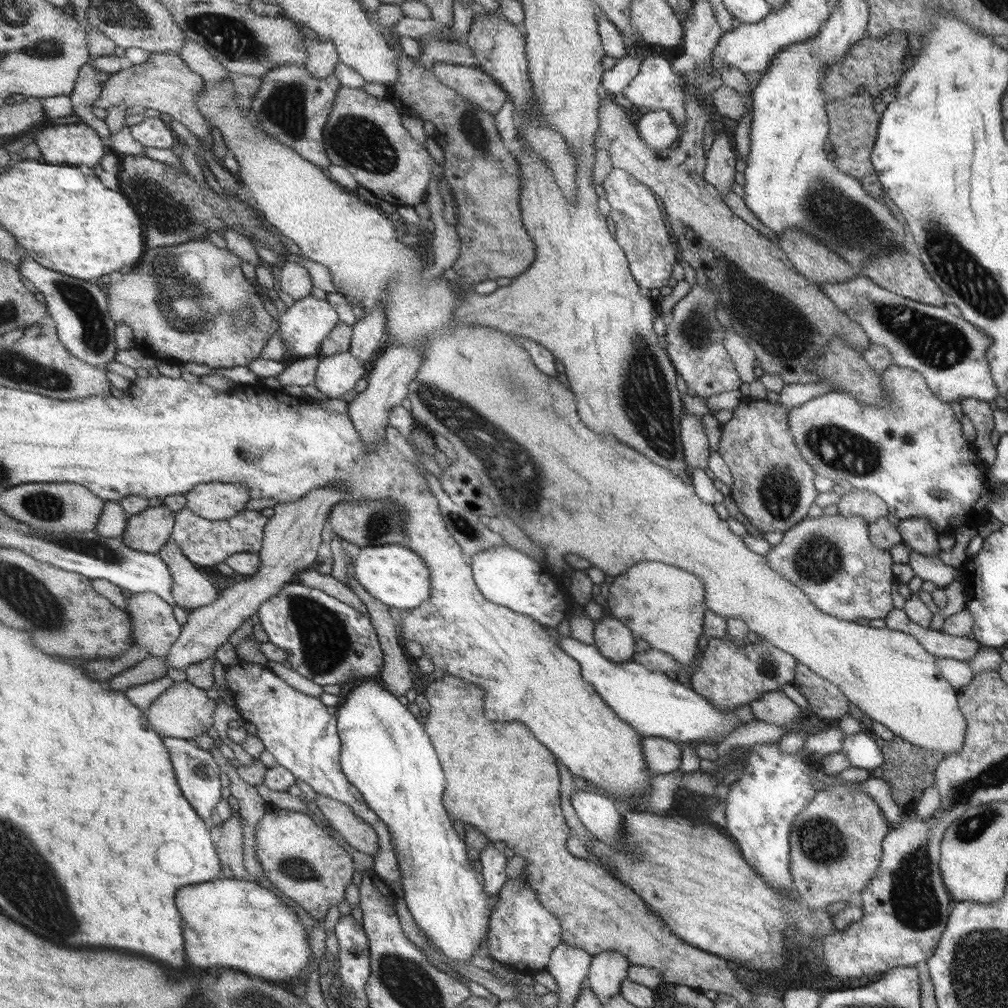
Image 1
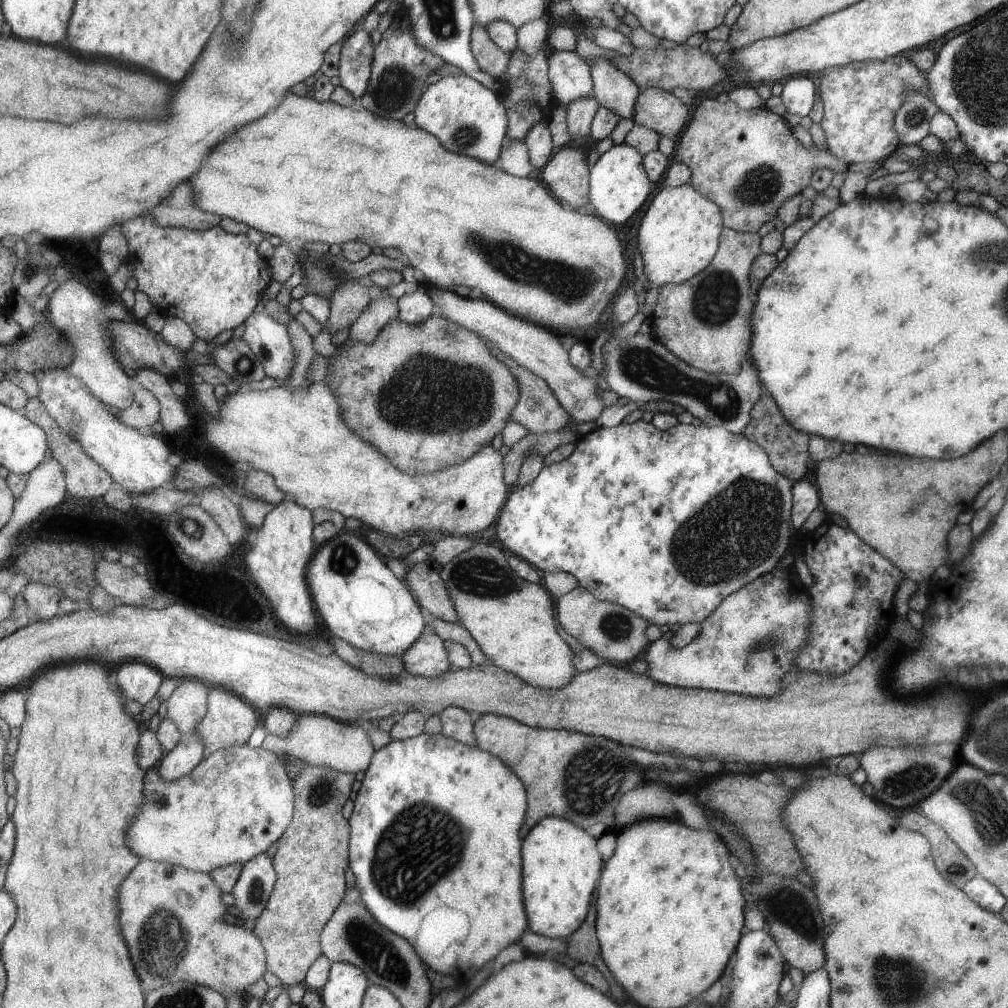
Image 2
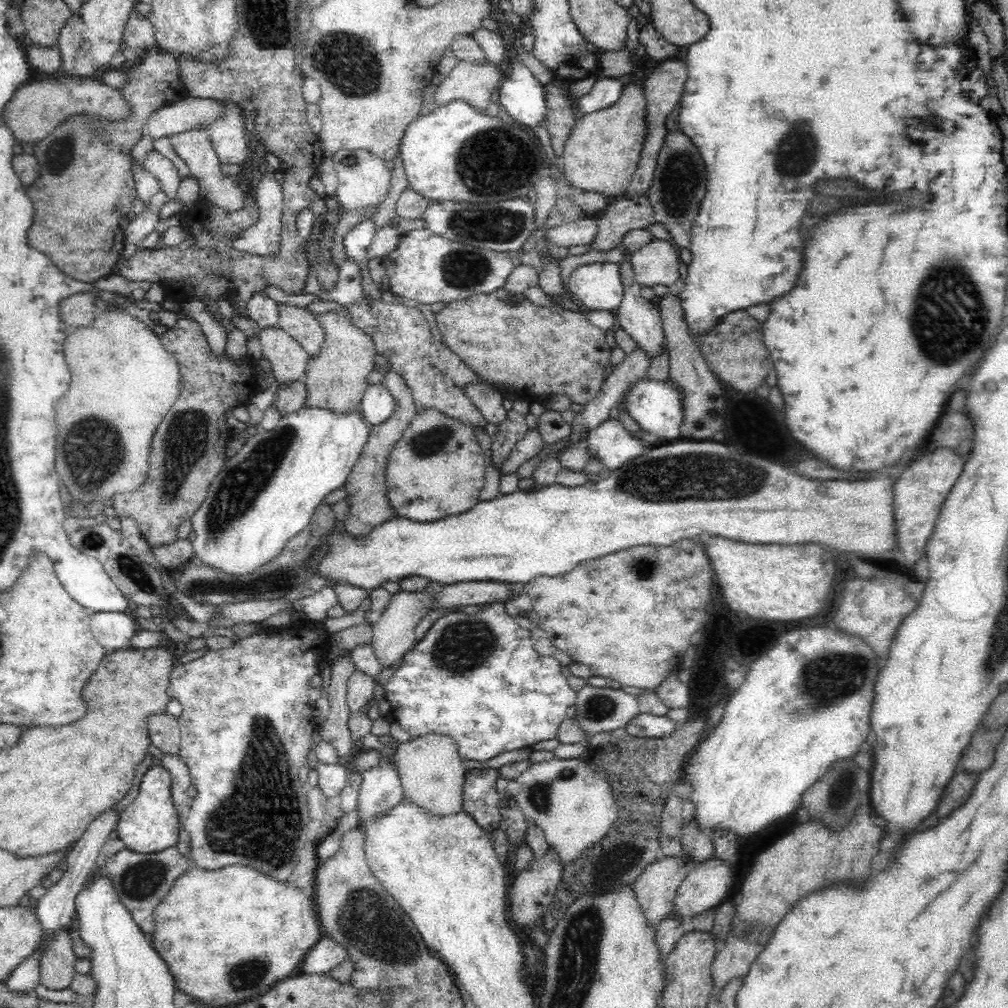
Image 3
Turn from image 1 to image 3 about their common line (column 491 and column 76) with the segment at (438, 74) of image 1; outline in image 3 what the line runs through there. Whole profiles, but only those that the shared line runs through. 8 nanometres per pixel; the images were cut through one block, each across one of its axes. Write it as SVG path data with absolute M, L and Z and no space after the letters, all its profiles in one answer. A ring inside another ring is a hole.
M76 77L60 78L60 80L44 80L44 82L36 82L36 84L30 84L23 88L22 86L16 90L15 95L3 108L2 119L4 119L4 125L11 129L12 135L14 135L17 143L37 143L52 134L53 130L56 130L62 122L66 121L70 116L74 116L77 113L84 113L87 116L102 116L103 120L119 121L124 117L127 117L129 113L129 104L122 99L121 92L118 92L116 88L111 88L106 84L98 84L96 80L90 80L90 77L82 77L82 80L78 80Z

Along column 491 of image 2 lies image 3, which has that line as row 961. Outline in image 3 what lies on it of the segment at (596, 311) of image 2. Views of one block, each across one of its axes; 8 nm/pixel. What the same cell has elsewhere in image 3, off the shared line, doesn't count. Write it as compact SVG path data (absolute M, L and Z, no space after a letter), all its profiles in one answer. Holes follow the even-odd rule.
M230 865L218 870L190 866L175 880L153 913L156 927L151 944L176 978L177 988L202 1000L224 1006L262 996L280 980L302 968L309 950L325 936L320 931L310 889L278 881L252 867Z

